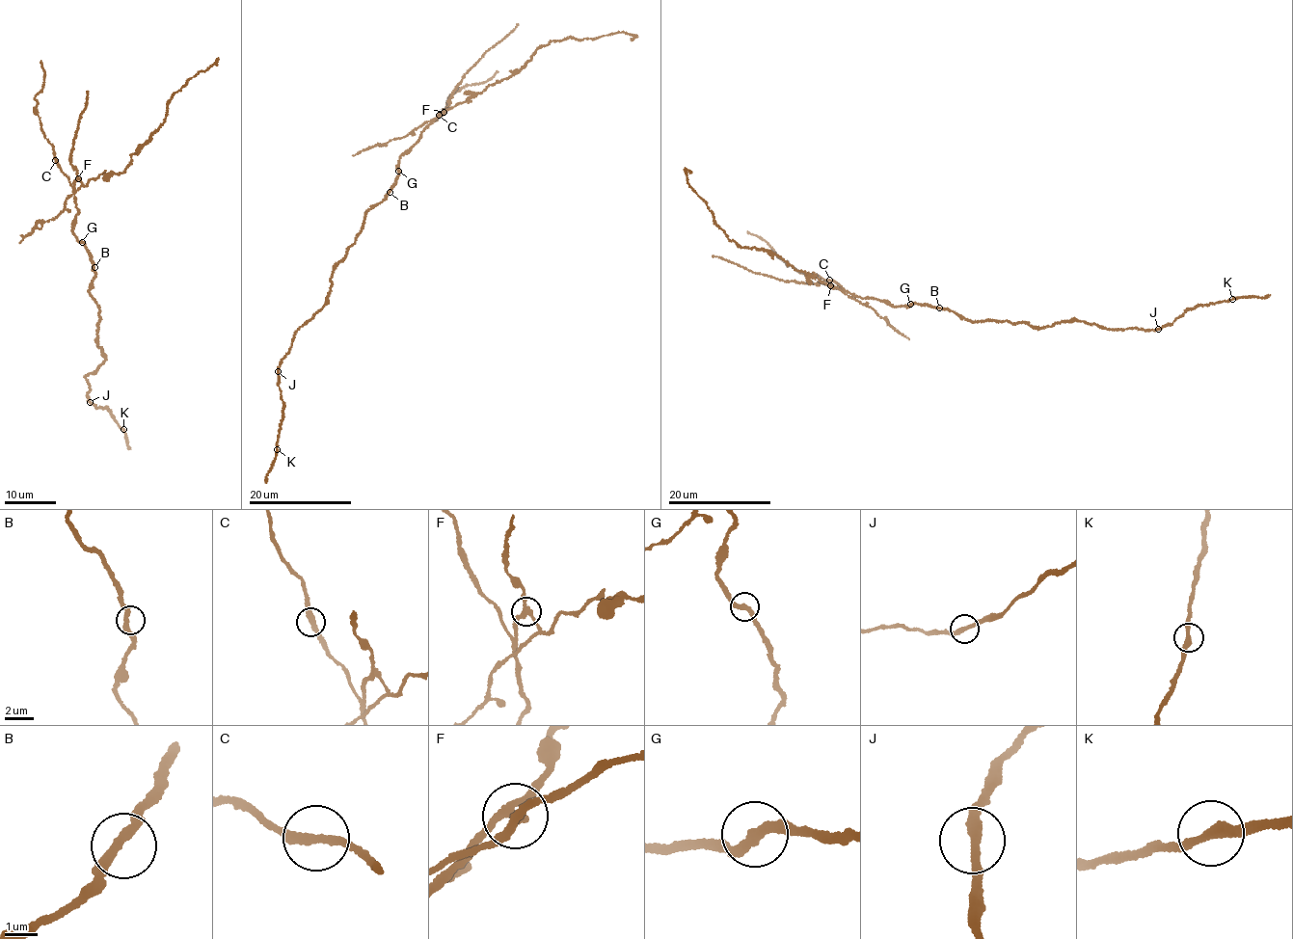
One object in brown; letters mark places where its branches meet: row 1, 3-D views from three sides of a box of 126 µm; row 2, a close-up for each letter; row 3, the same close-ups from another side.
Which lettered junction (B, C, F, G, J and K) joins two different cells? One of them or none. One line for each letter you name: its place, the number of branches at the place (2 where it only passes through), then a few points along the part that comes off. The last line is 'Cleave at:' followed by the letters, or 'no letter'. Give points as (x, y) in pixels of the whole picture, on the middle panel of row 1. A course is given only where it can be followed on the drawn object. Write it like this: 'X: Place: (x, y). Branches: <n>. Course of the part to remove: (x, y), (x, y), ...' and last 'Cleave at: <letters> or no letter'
F: Place: (444, 112). Branches: 3. Course of the part to remove: (444, 111), (519, 72), (538, 49), (552, 40), (597, 38), (619, 31), (633, 36), (631, 40)
Cleave at: F

